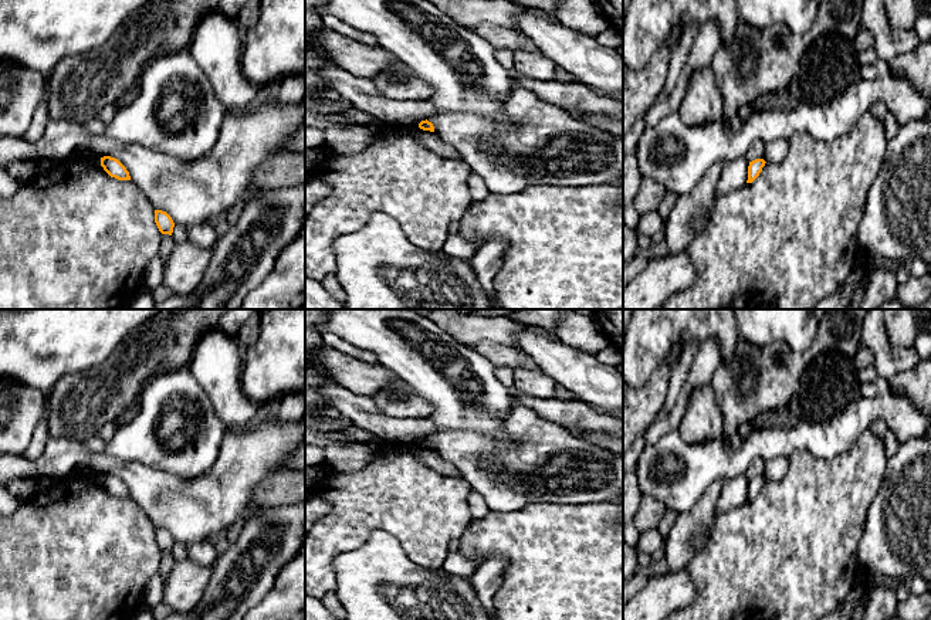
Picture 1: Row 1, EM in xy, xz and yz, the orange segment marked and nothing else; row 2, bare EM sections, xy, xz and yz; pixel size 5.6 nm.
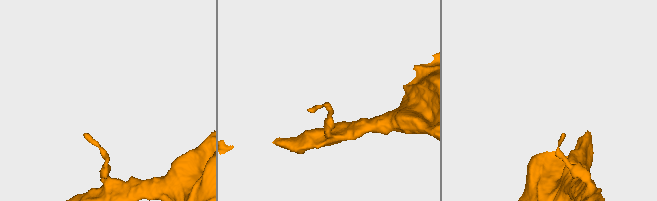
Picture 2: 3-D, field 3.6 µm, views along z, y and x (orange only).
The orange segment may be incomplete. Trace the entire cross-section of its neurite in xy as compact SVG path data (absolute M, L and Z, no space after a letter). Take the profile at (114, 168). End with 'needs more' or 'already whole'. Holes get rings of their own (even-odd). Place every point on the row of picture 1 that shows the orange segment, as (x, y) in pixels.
M111 156L101 157L101 166L111 177L115 177L118 180L131 180L126 167L115 157Z | already whole

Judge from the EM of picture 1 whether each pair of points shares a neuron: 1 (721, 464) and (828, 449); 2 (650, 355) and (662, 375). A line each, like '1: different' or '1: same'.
1: same
2: different

